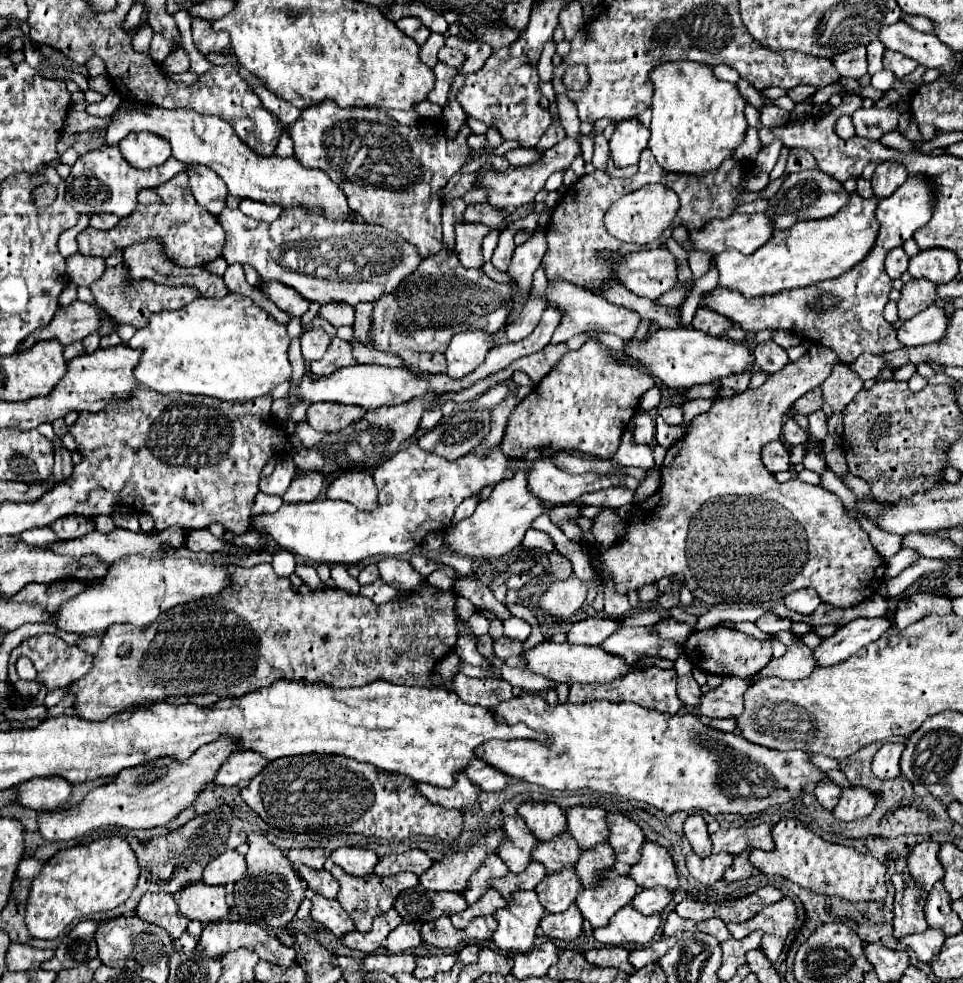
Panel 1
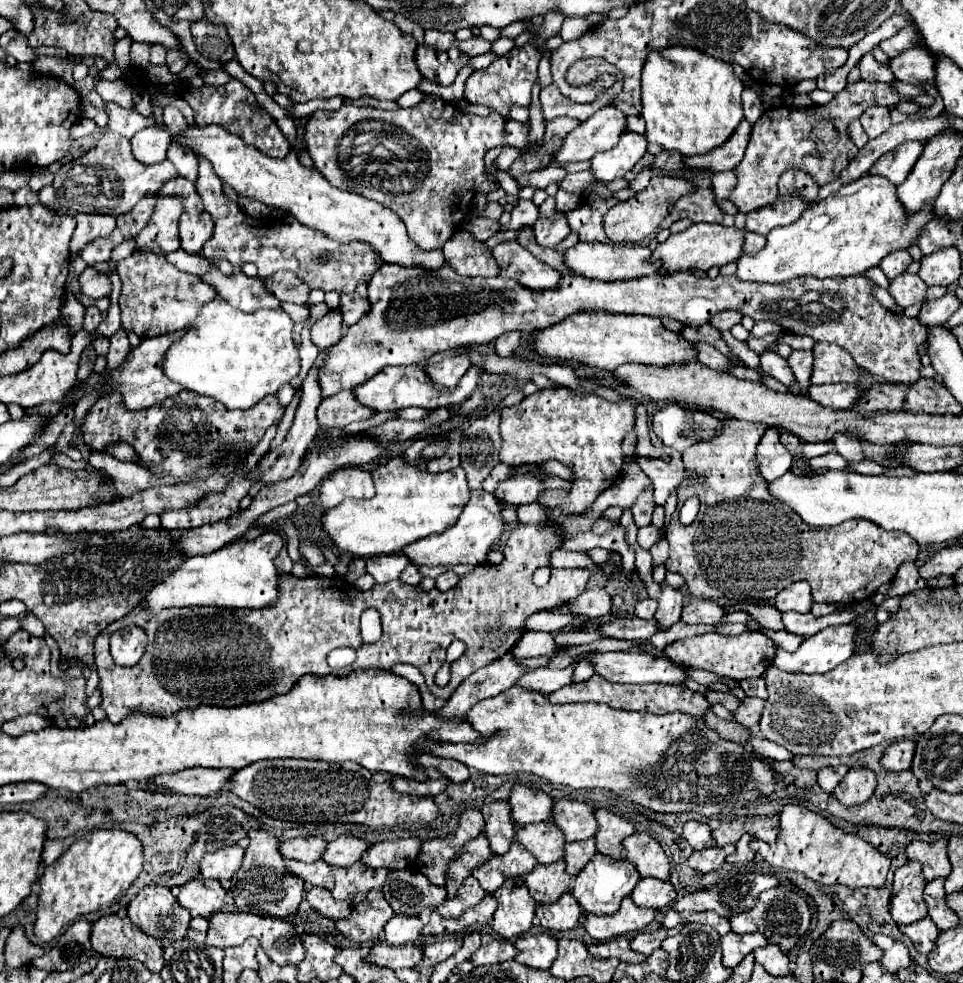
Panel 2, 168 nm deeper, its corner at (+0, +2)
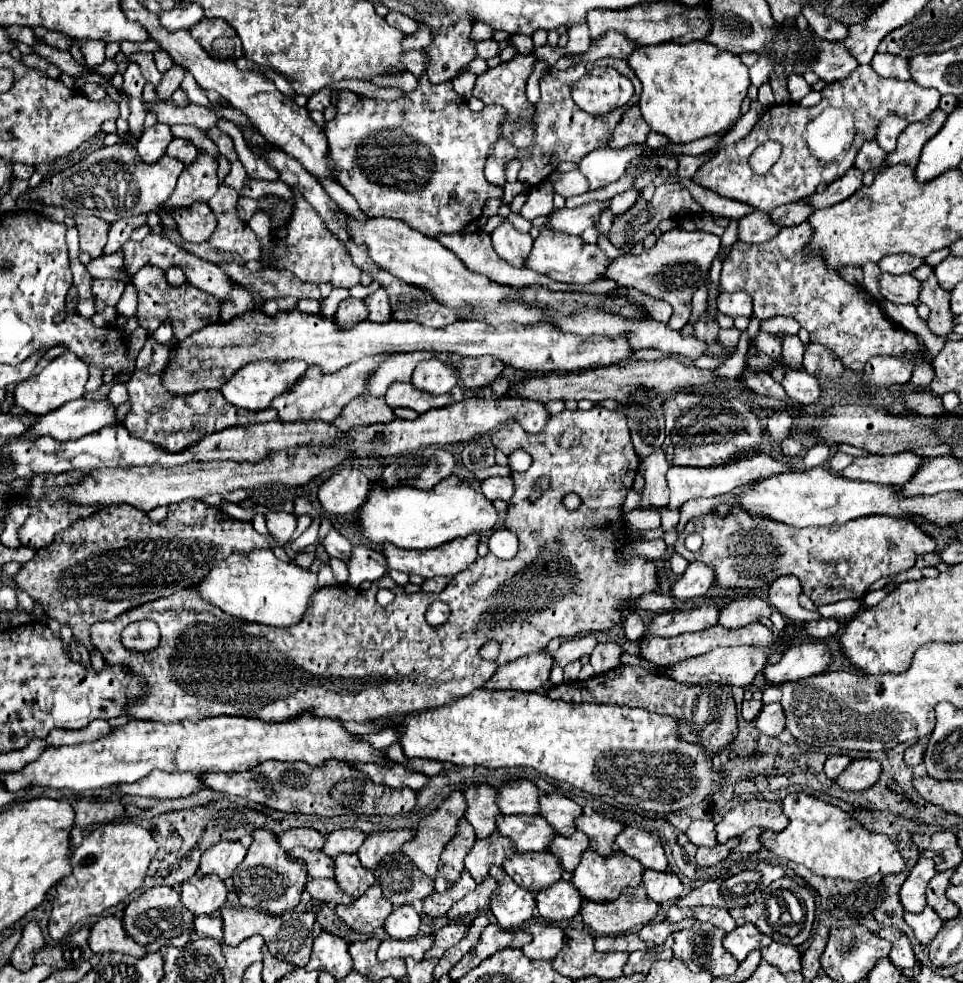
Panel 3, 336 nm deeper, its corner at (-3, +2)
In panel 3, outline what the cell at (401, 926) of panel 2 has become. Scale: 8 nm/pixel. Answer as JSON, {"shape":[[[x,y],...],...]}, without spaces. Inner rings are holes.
{"shape":[[[403,905],[391,911],[383,927],[393,939],[411,939],[419,933],[419,923],[421,923],[421,917],[413,909],[413,905]]]}

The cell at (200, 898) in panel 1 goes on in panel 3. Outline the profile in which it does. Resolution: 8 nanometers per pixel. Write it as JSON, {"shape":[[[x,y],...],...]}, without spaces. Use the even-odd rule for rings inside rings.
{"shape":[[[193,875],[181,885],[181,905],[193,915],[211,915],[227,901],[227,889],[215,875]]]}

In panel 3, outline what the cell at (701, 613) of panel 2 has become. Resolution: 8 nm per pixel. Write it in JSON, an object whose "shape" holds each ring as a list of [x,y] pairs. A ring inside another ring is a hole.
{"shape":[[[749,597],[749,599],[735,599],[731,601],[729,607],[725,607],[721,611],[719,617],[719,625],[727,627],[727,629],[739,629],[745,627],[753,621],[761,621],[761,619],[769,619],[771,615],[771,605],[765,603],[759,597]]]}

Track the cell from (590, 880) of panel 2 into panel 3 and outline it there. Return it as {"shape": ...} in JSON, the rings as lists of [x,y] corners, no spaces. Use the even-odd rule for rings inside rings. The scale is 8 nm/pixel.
{"shape":[[[587,849],[587,853],[583,853],[581,857],[581,863],[573,871],[571,881],[585,899],[605,903],[605,901],[613,901],[615,897],[619,897],[623,887],[637,887],[641,883],[641,873],[643,873],[643,865],[637,859],[625,855],[623,851],[613,851],[609,857],[601,857],[595,851]]]}

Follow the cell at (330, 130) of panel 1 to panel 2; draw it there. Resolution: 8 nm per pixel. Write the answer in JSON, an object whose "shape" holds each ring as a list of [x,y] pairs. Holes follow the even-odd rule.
{"shape":[[[426,95],[420,105],[398,111],[382,111],[376,107],[358,107],[354,103],[344,103],[338,111],[314,111],[304,125],[304,143],[308,145],[314,167],[320,169],[320,173],[324,173],[324,177],[332,185],[388,205],[404,221],[408,235],[412,237],[416,247],[432,251],[442,247],[468,215],[468,203],[464,203],[468,195],[488,193],[498,187],[496,183],[486,181],[484,153],[492,147],[503,145],[495,159],[497,168],[501,171],[507,171],[520,156],[515,148],[506,145],[504,121],[506,119],[496,111],[492,111],[488,117],[458,111],[456,105],[446,103],[436,95]],[[374,149],[390,149],[390,159],[374,157]]]}

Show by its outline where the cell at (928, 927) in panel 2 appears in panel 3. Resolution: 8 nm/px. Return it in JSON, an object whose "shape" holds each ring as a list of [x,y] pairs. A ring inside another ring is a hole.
{"shape":[[[929,905],[921,913],[905,913],[905,923],[913,929],[921,945],[929,945],[943,925],[941,917]]]}

